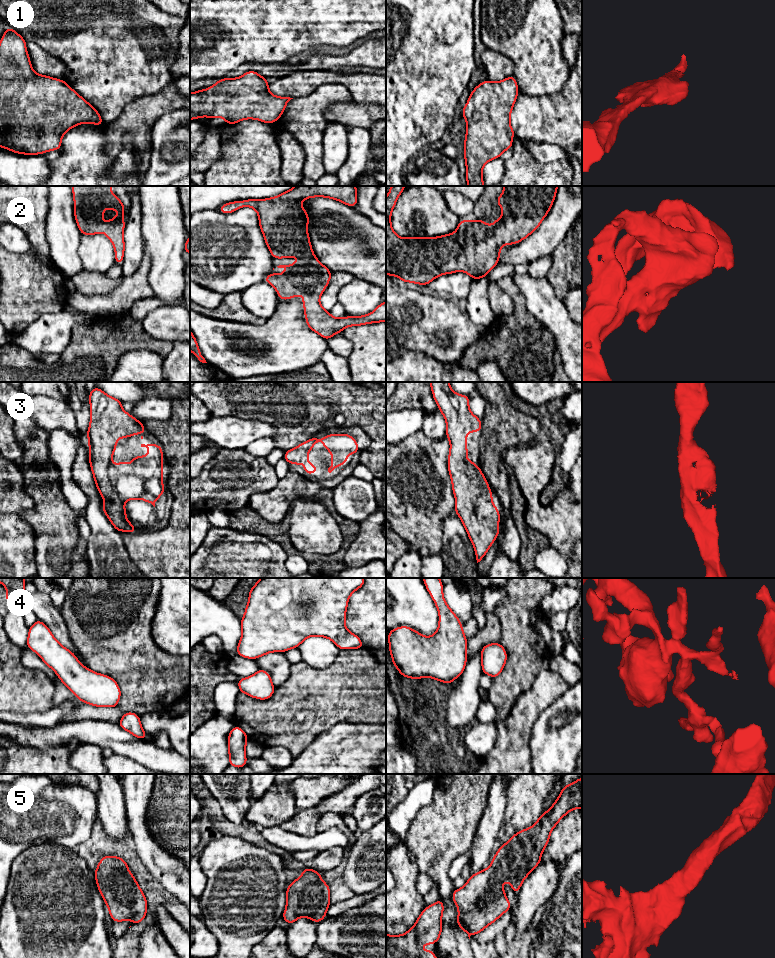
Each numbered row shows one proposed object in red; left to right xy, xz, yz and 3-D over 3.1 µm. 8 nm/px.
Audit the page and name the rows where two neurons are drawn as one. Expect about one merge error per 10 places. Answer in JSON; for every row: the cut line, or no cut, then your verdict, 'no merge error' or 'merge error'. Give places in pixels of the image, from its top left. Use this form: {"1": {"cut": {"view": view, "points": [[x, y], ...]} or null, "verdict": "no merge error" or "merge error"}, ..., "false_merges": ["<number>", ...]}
{"1": {"cut": null, "verdict": "no merge error"}, "2": {"cut": null, "verdict": "no merge error"}, "3": {"cut": null, "verdict": "no merge error"}, "4": {"cut": null, "verdict": "no merge error"}, "5": {"cut": null, "verdict": "no merge error"}, "false_merges": []}

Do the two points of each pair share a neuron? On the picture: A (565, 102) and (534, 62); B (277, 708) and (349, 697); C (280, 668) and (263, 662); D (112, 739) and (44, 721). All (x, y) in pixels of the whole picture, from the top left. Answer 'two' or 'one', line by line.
A: two
B: one
C: one
D: two

